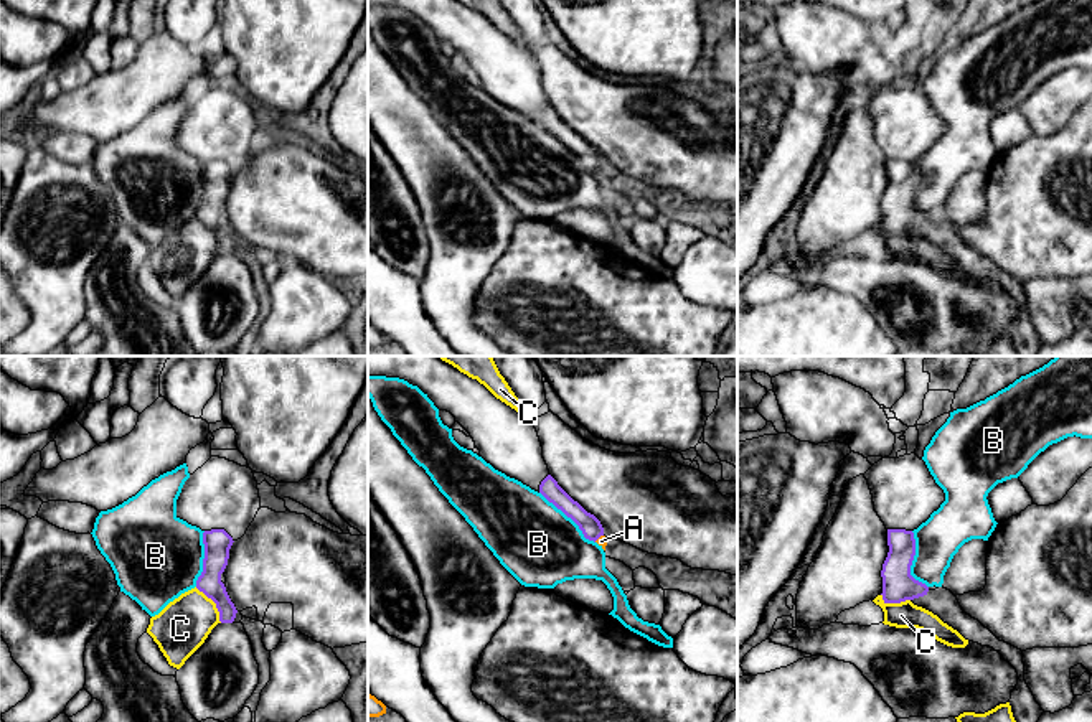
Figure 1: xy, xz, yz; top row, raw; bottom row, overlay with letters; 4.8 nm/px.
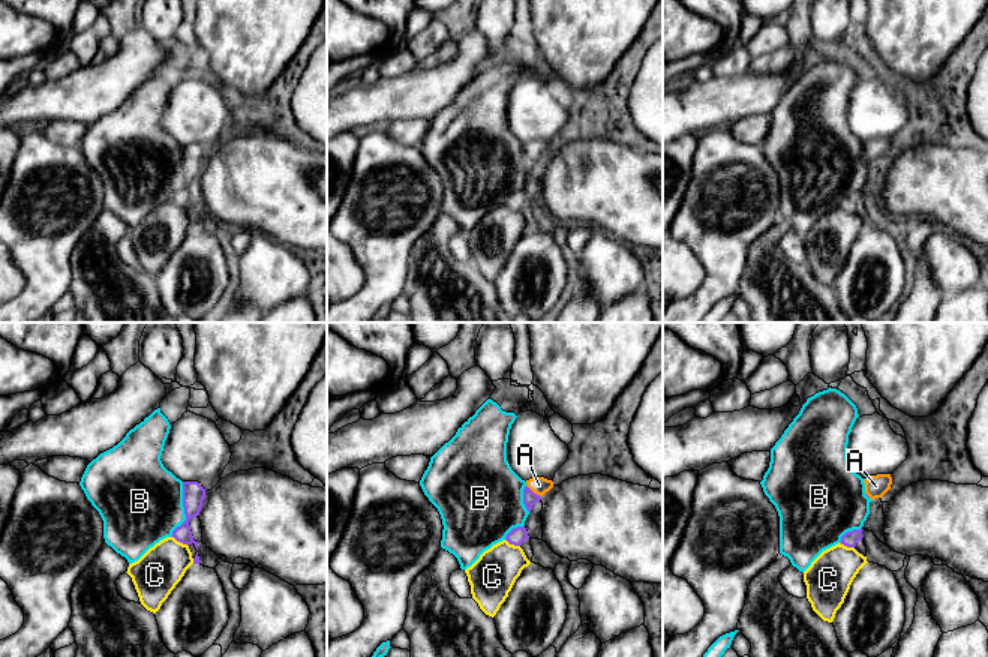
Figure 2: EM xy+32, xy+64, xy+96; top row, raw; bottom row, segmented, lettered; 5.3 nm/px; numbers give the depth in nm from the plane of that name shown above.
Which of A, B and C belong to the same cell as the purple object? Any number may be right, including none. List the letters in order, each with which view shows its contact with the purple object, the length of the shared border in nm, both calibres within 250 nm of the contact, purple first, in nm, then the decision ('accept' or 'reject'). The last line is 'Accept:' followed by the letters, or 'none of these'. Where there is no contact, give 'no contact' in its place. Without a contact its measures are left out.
A: contact in xz; length 60 nm; calibres 100 and 50 nm; accept
B: contact in yz; length 300 nm; calibres 160 and 220 nm; reject
C: contact in xy; length 220 nm; calibres 130 and 260 nm; reject
Accept: A

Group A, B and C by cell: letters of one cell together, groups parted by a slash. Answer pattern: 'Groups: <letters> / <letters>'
Groups: A / B / C

